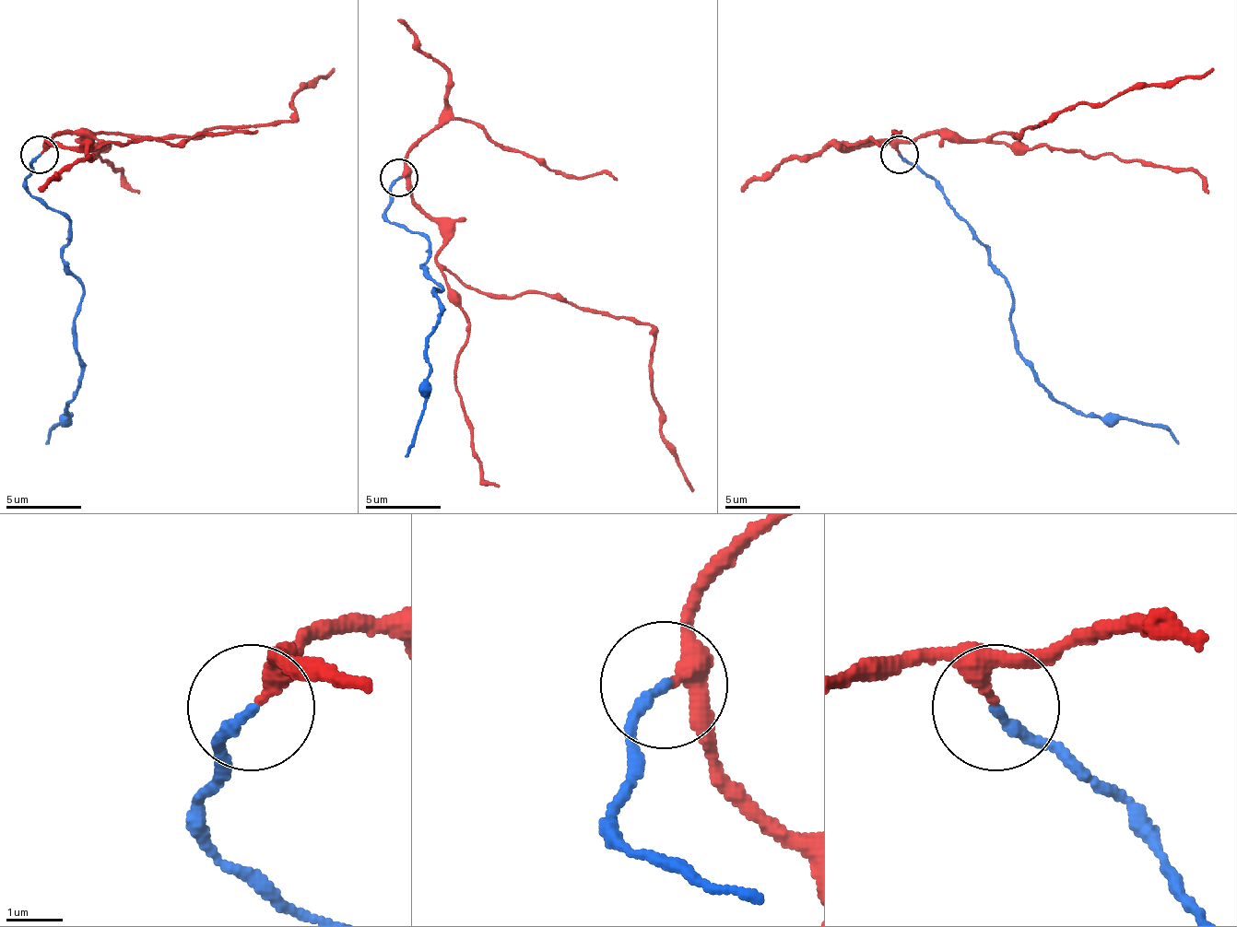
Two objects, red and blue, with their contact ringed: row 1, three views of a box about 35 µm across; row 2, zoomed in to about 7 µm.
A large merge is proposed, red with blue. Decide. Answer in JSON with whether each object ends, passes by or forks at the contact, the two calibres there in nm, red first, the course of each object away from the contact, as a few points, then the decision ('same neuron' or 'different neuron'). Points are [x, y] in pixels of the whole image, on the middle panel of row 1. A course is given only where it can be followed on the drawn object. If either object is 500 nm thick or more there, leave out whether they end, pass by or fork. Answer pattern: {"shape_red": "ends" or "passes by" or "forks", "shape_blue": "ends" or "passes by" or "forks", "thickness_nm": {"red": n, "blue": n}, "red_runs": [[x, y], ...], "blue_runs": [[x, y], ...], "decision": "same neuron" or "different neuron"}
{"shape_red": "forks", "shape_blue": "ends", "thickness_nm": {"red": 200, "blue": 200}, "red_runs": [[402, 179], [442, 239], [435, 258], [465, 284], [496, 295], [563, 295], [646, 325], [661, 438], [695, 490]], "blue_runs": [[398, 179], [386, 217], [428, 242], [420, 265], [442, 287], [428, 340], [424, 416], [406, 457]], "decision": "same neuron"}

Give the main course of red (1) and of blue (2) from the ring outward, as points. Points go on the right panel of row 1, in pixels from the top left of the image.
1: (901, 151), (901, 144), (935, 133), (960, 140), (1017, 136), (1081, 102), (1107, 102), (1212, 69)
2: (901, 155), (987, 249), (1009, 287), (1013, 346), (1032, 373), (1085, 415), (1137, 418), (1168, 429), (1179, 445)

